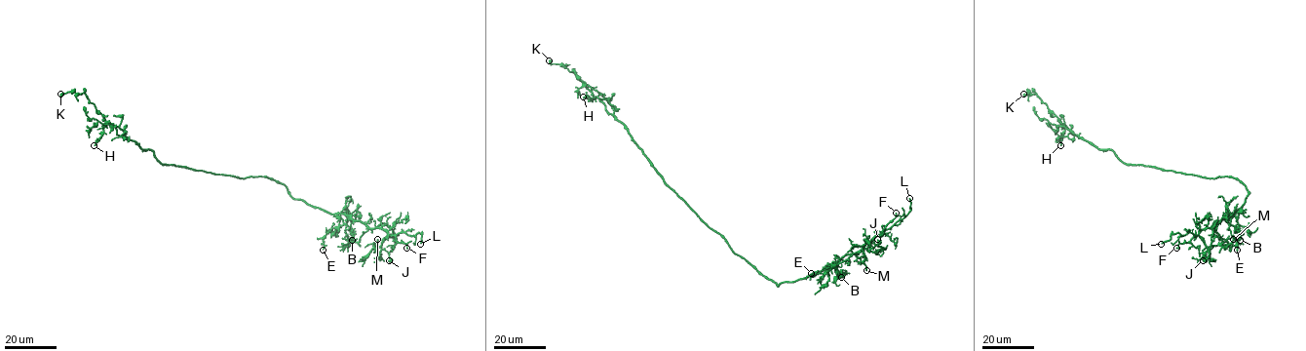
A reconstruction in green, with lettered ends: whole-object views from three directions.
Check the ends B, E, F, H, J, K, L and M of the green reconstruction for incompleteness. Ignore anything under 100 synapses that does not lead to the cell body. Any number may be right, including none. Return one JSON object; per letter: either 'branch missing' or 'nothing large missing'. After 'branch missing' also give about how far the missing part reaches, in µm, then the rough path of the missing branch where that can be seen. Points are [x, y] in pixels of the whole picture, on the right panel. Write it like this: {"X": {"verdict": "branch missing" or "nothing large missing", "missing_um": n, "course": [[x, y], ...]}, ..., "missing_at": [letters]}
{"B": {"verdict": "nothing large missing"}, "E": {"verdict": "nothing large missing"}, "F": {"verdict": "nothing large missing"}, "H": {"verdict": "nothing large missing"}, "J": {"verdict": "nothing large missing"}, "K": {"verdict": "nothing large missing"}, "L": {"verdict": "branch missing", "missing_um": 40, "course": [[1161, 244], [1149, 262], [1163, 268], [1176, 254], [1176, 268], [1179, 269]]}, "M": {"verdict": "nothing large missing"}, "missing_at": ["L"]}

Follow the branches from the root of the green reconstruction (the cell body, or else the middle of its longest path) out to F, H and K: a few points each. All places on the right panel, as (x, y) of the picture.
F: (1198, 175), (1232, 176), (1245, 186), (1248, 196), (1241, 208), (1218, 220), (1214, 228), (1203, 228), (1176, 248)
H: (1198, 175), (1125, 164), (1110, 149), (1099, 149), (1073, 135), (1060, 123), (1064, 132), (1059, 138), (1060, 145)
K: (1198, 175), (1125, 164), (1110, 149), (1099, 149), (1073, 135), (1036, 94), (1023, 94)

